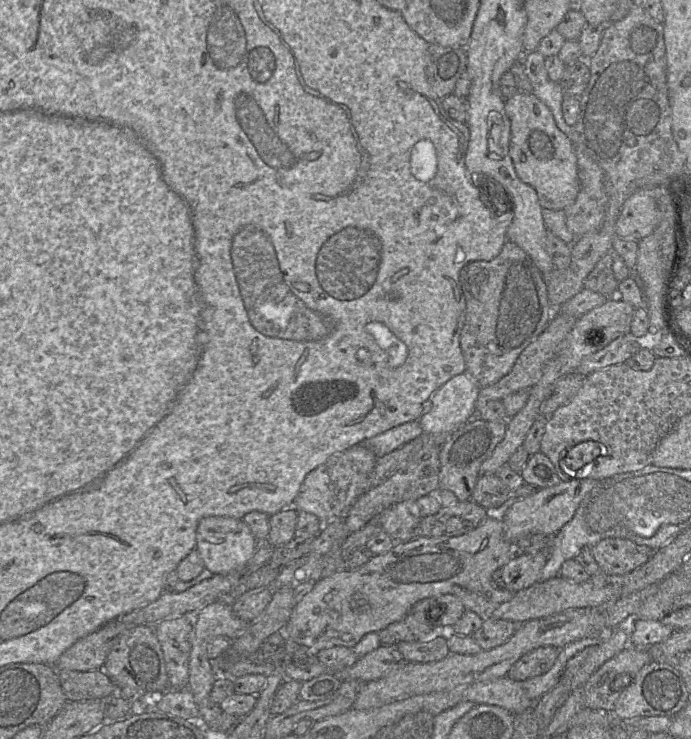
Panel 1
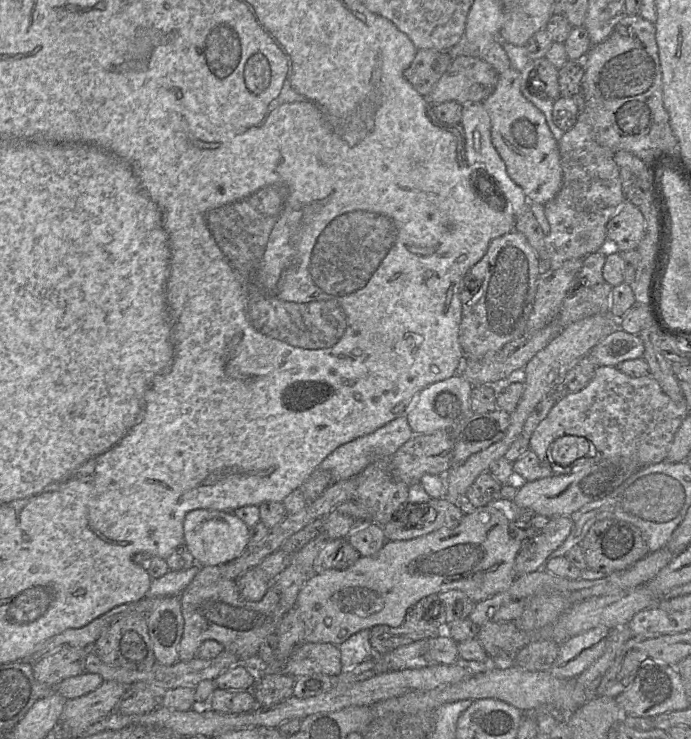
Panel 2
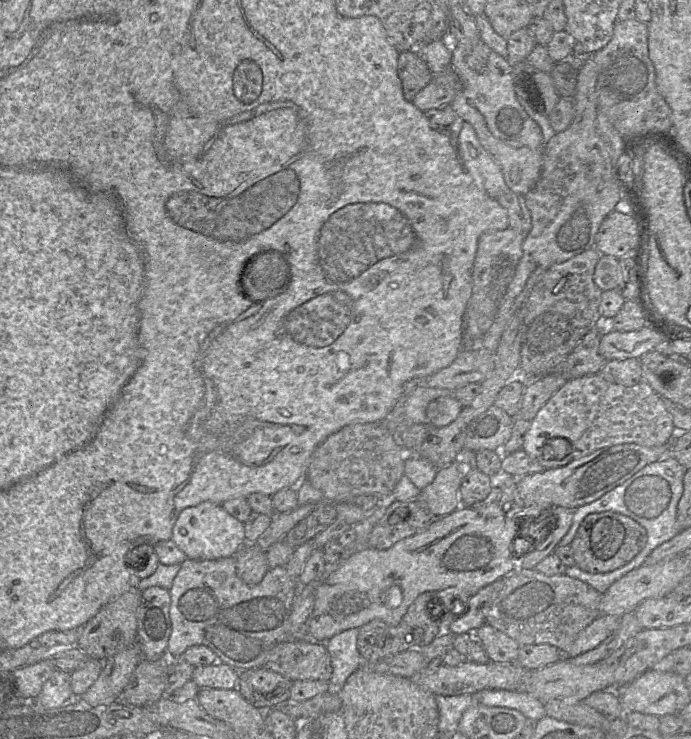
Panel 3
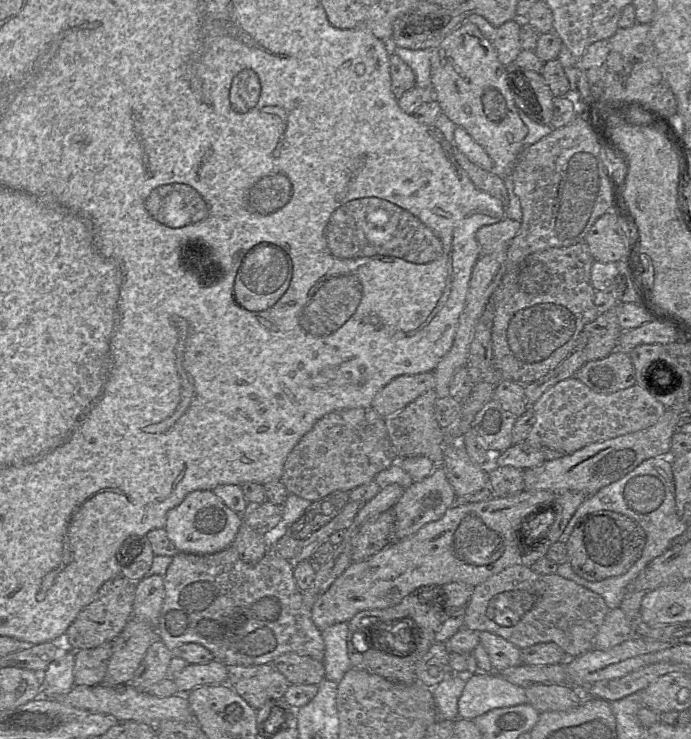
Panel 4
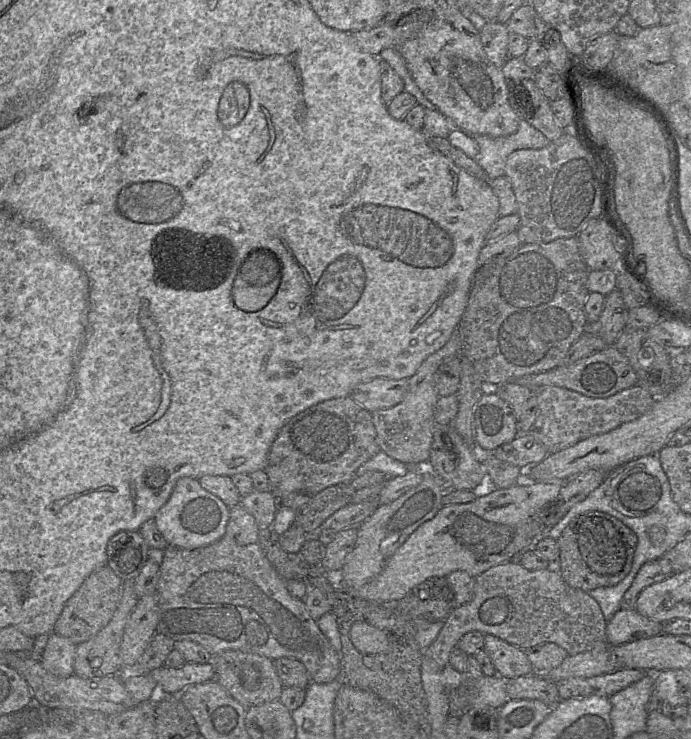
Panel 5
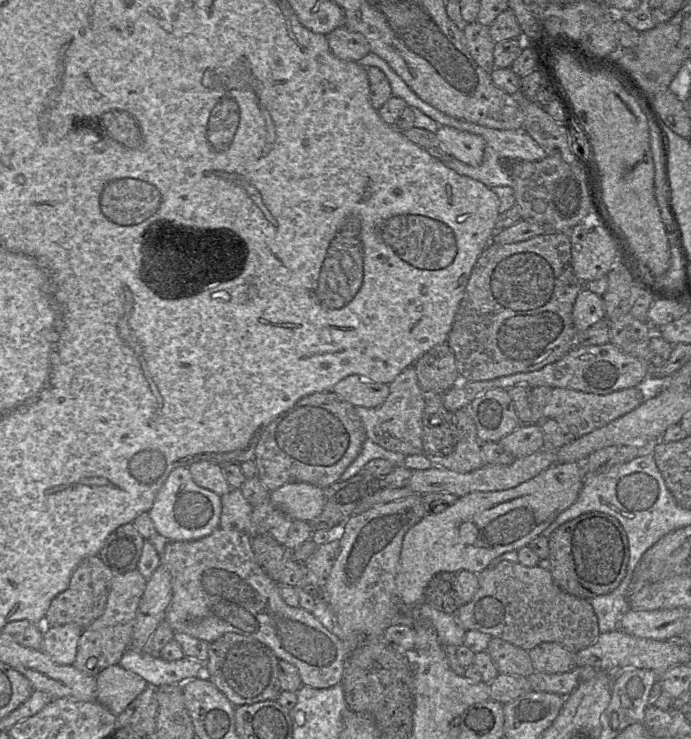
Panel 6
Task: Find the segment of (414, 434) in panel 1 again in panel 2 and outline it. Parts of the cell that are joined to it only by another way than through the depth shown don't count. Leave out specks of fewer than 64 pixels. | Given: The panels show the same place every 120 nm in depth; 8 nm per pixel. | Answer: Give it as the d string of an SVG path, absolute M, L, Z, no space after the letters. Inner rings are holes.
M406 416L395 418L370 434L340 445L317 468L329 471L334 483L355 477L371 463L391 459L413 435Z

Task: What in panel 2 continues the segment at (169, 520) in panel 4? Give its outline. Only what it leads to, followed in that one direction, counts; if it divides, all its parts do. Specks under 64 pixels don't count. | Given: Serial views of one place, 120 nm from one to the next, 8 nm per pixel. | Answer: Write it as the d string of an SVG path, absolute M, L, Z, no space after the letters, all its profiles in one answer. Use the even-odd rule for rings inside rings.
M196 509L183 522L184 545L199 566L223 565L238 558L247 548L249 527L231 512Z

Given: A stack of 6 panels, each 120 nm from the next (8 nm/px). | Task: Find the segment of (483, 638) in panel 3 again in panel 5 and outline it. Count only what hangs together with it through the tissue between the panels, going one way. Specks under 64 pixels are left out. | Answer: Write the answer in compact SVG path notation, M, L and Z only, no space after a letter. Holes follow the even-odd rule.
M485 635L483 650L489 656L496 674L505 680L534 673L524 650L494 635Z

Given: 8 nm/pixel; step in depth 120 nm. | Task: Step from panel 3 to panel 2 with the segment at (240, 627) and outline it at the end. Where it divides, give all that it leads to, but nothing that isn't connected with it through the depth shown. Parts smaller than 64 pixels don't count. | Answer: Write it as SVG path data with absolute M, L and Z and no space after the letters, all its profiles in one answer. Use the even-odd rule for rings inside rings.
M200 566L191 583L179 595L181 612L184 619L184 630L178 645L179 660L186 662L196 658L196 652L206 640L221 643L224 650L235 654L240 661L254 660L264 639L276 632L283 617L280 617L279 594L273 582L266 594L259 601L248 601L240 594L236 580L222 576L220 566Z

